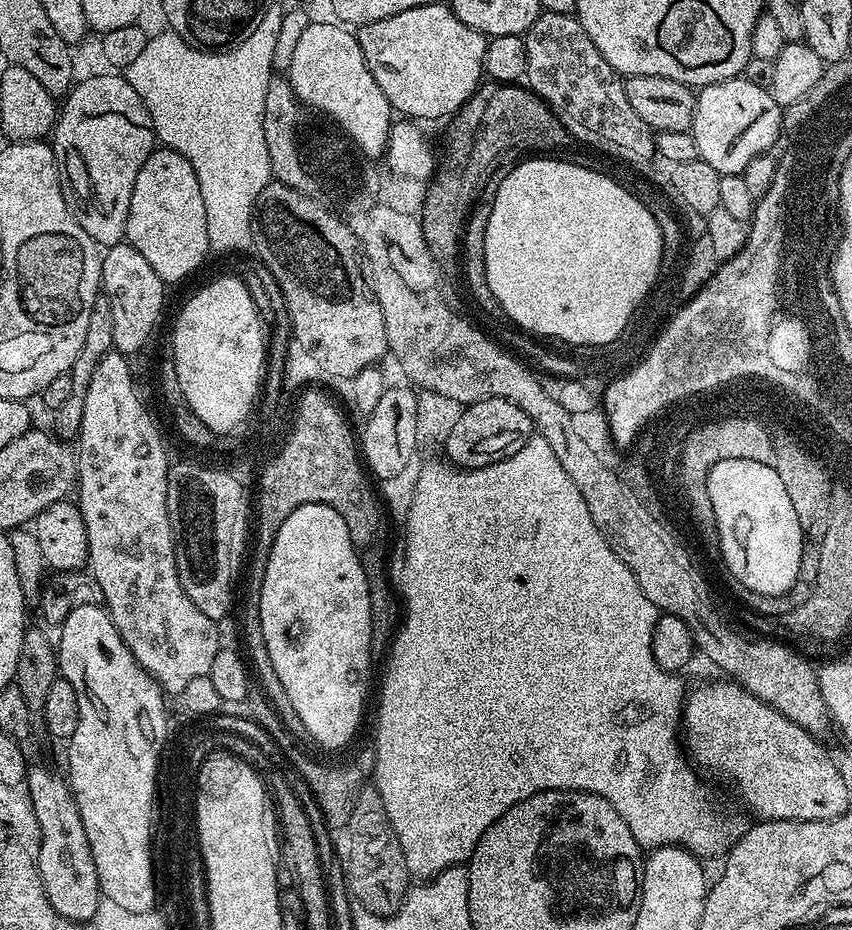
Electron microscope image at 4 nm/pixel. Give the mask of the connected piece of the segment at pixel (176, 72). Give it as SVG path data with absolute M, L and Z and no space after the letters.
M273 2L266 10L266 14L262 18L262 22L258 22L258 30L254 30L254 34L250 34L242 43L236 44L227 50L205 50L202 48L191 48L176 32L171 30L163 30L157 36L153 35L149 39L146 50L142 50L142 54L135 62L130 62L128 68L123 69L122 75L124 79L130 82L130 86L134 86L134 90L138 90L138 94L144 100L146 110L152 119L152 131L156 133L156 139L161 145L170 150L174 150L178 154L182 154L182 158L186 158L190 162L190 166L194 166L194 174L198 174L198 190L202 190L202 202L206 206L206 234L208 235L208 246L213 253L215 252L240 252L243 248L246 250L252 248L252 211L256 205L258 194L262 194L262 190L268 185L269 180L273 179L270 157L266 150L265 135L263 134L263 107L266 101L266 92L268 83L274 77L274 42L278 42L278 34L282 30L282 18L286 11L285 5L280 2Z

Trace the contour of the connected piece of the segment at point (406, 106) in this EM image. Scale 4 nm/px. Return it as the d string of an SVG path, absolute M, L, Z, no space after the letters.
M429 2L426 6L402 10L402 14L394 14L378 22L359 25L356 40L362 46L362 54L366 58L370 74L374 74L374 82L382 86L382 94L386 94L386 98L399 115L400 112L404 115L401 117L411 118L416 122L440 119L443 121L459 112L473 92L481 87L480 76L482 77L484 72L484 55L488 40L483 32L476 32L463 24L447 3Z

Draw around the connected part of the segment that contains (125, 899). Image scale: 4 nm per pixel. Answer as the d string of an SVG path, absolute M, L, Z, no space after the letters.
M99 603L79 604L74 610L70 610L70 614L66 614L66 618L58 626L58 632L60 632L60 644L58 642L59 675L66 682L70 682L70 686L74 686L74 694L78 694L78 730L74 730L72 739L67 741L66 744L66 748L68 748L68 772L66 771L66 779L80 811L82 826L86 830L88 845L94 854L94 866L98 870L100 890L103 899L110 902L118 902L118 906L122 906L122 910L151 912L157 907L156 876L152 873L152 832L154 833L152 802L154 806L154 801L157 799L156 774L158 765L156 763L160 760L160 751L163 750L164 739L168 736L168 712L164 709L166 693L161 688L160 683L136 661L134 654L130 654L126 642L122 642L118 630L114 626L114 622L108 617L108 609Z

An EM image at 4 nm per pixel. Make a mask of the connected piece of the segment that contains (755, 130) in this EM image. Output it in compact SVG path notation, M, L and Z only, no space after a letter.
M737 78L707 84L696 92L696 109L690 131L698 146L699 159L710 162L710 166L714 166L714 170L718 170L721 176L739 176L754 157L765 151L764 143L768 136L781 135L781 123L782 109L778 102L774 102L771 91L762 86L754 86L754 82L749 80Z

